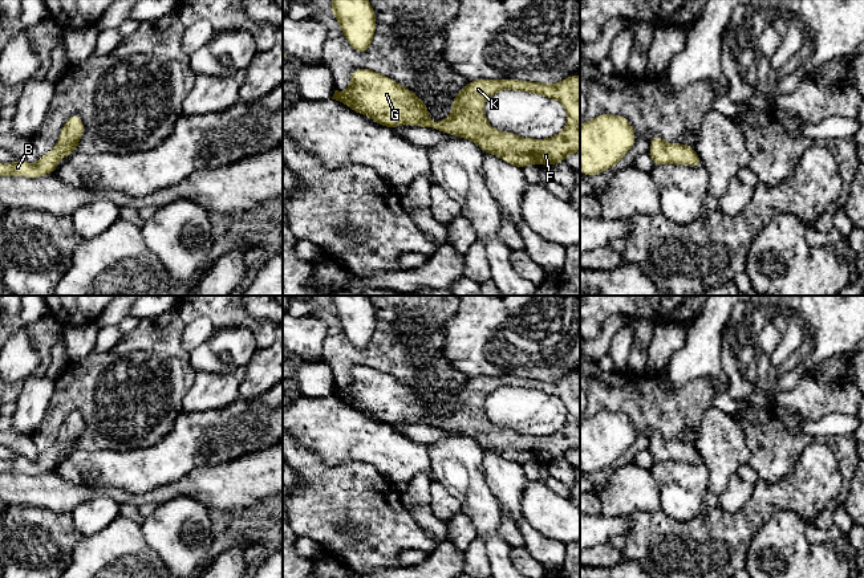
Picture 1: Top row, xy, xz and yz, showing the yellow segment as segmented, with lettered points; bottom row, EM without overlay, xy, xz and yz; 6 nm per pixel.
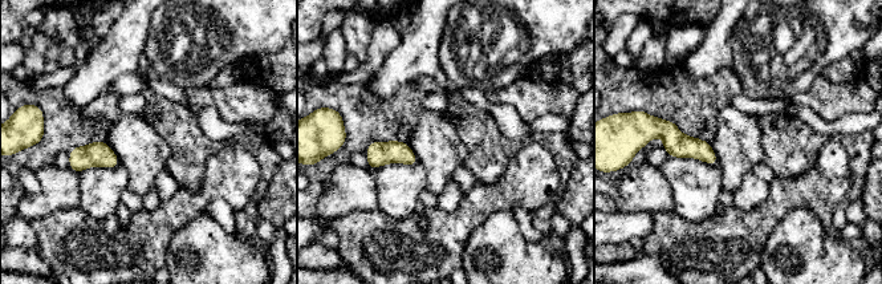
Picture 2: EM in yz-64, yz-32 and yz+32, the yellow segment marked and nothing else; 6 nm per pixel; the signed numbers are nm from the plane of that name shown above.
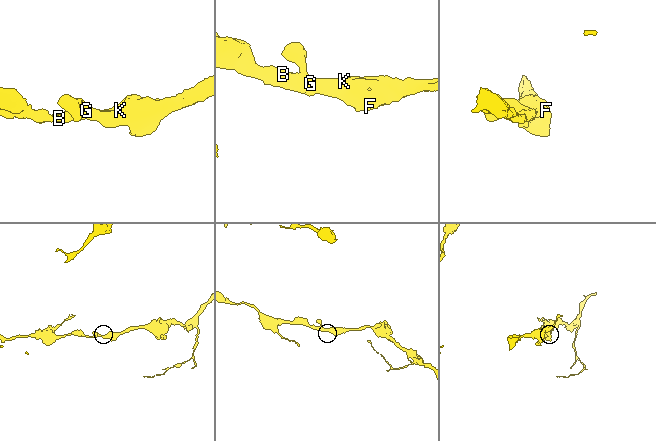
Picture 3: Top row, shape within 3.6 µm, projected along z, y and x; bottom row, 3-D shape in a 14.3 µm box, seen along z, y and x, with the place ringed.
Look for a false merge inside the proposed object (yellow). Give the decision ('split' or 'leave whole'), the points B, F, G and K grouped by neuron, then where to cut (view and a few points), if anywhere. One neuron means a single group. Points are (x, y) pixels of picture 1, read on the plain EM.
leave whole; groups B F G K; cut none

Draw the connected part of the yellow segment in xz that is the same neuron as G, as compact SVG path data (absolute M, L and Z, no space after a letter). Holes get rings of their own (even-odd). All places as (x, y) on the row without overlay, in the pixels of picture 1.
M369 365L352 367L348 387L334 387L332 396L340 398L361 412L369 412L372 418L384 424L394 426L401 422L419 423L468 436L476 440L484 452L495 451L516 465L524 465L530 461L549 464L564 459L573 449L580 449L580 373L577 371L572 371L557 380L541 380L538 378L522 378L515 375L482 375L468 378L468 380L453 395L450 414L439 419L431 419L429 416L426 399L418 395L414 388ZM506 386L539 391L559 398L567 408L567 420L564 426L555 434L543 436L519 434L512 430L494 426L484 414L484 400L491 392Z

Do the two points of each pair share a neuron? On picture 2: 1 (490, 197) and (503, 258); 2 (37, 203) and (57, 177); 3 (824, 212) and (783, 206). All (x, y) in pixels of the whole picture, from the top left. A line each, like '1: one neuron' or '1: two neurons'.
1: two neurons
2: one neuron
3: one neuron

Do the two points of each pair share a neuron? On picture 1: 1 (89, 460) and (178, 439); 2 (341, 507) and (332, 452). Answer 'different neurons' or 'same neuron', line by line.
1: same neuron
2: different neurons

